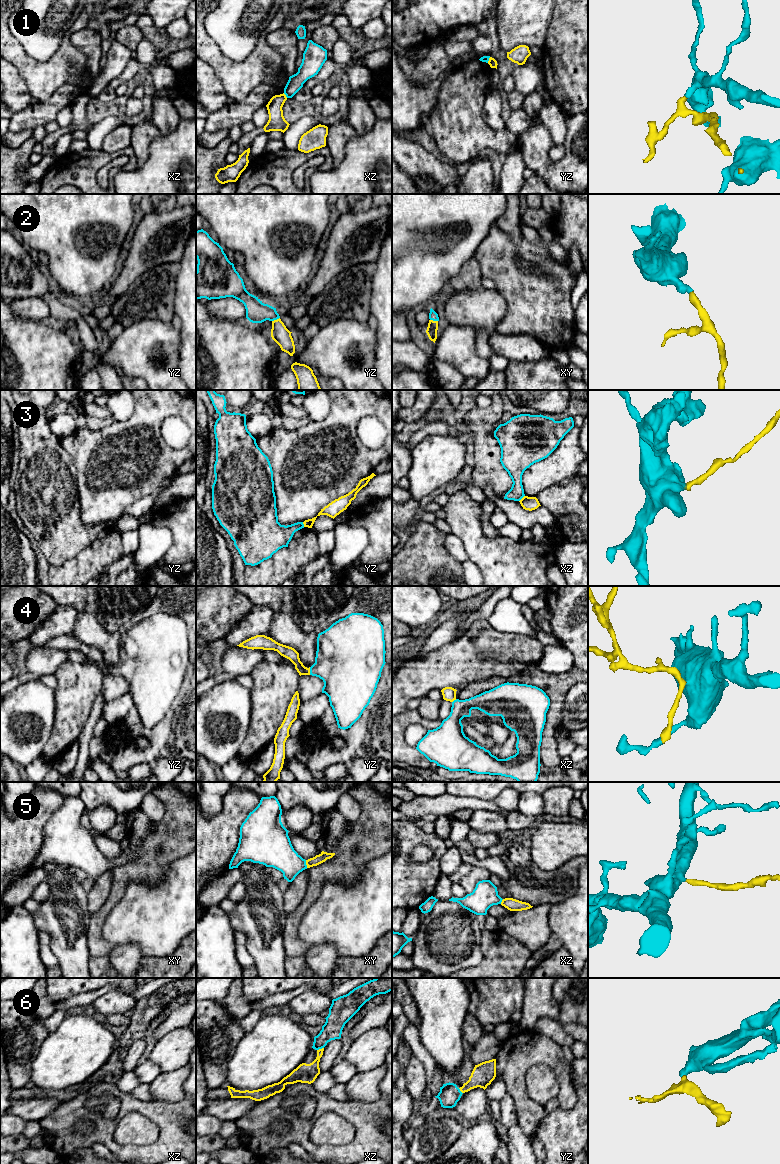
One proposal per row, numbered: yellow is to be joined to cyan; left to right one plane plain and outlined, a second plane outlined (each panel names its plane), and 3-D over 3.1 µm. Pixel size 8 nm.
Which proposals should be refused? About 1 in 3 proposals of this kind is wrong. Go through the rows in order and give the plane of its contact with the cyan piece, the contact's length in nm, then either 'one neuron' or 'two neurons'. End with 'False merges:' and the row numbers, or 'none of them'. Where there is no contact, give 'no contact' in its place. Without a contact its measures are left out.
1: xz | 50 nm | two neurons
2: yz | 70 nm | one neuron
3: xz | 70 nm | two neurons
4: yz | 60 nm | one neuron
5: xy | 70 nm | one neuron
6: xz | 60 nm | one neuron
False merges: 1, 3

